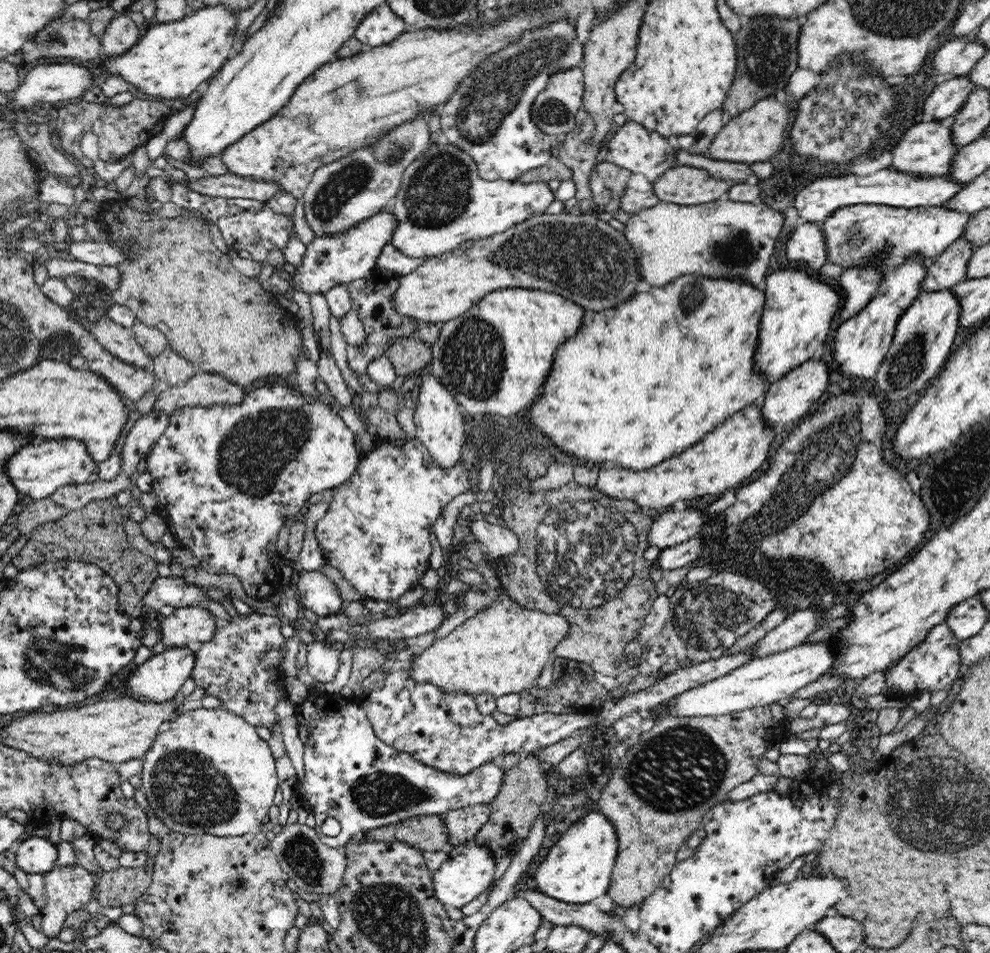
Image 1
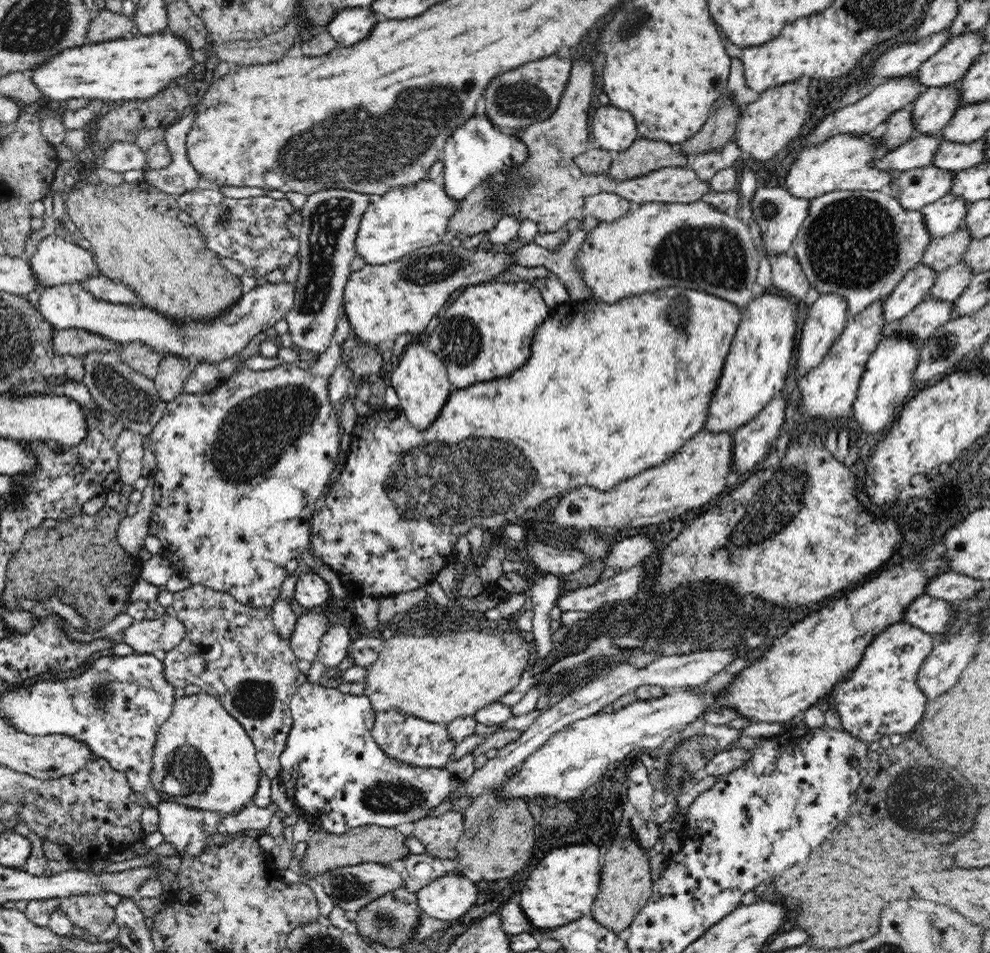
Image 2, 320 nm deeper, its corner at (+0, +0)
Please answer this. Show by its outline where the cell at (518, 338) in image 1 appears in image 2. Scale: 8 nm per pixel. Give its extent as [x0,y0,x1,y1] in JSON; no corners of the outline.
[424,280,552,388]

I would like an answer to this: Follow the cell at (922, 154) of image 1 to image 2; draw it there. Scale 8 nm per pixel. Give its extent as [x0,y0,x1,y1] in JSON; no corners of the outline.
[785,135,898,200]

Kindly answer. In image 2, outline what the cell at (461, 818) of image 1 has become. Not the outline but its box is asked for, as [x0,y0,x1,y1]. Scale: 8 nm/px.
[411,811,462,860]

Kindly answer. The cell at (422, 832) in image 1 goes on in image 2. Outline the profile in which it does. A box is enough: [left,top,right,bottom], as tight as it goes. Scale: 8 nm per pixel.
[298,825,409,880]

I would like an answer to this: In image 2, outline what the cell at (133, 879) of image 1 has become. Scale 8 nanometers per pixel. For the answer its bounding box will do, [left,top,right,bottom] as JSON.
[60,894,115,936]

